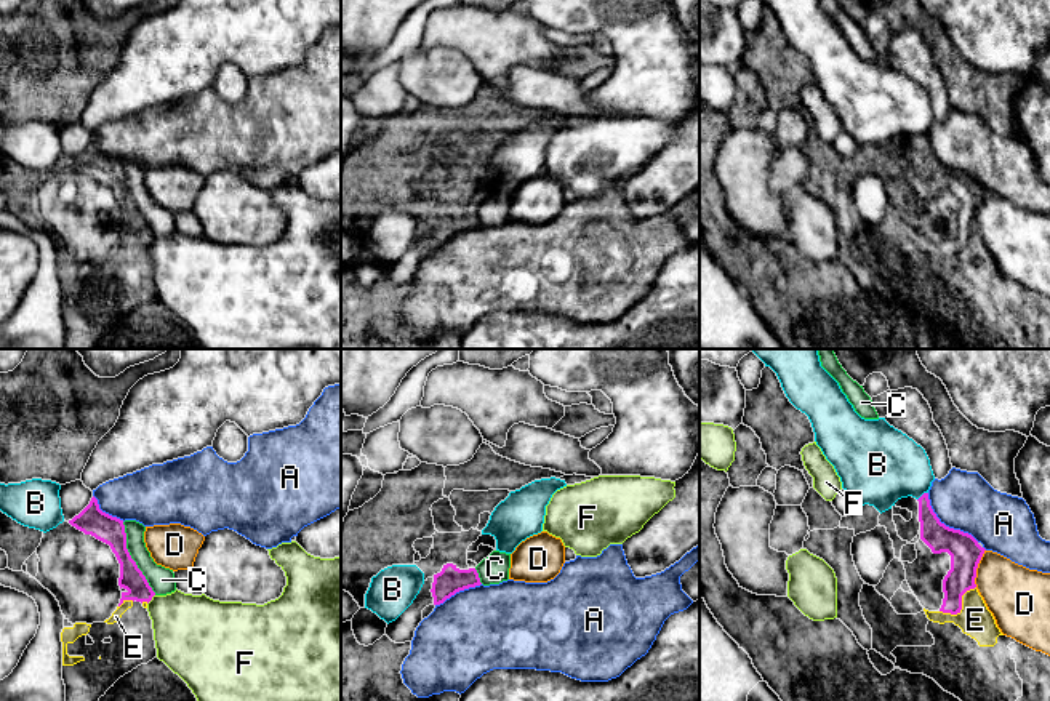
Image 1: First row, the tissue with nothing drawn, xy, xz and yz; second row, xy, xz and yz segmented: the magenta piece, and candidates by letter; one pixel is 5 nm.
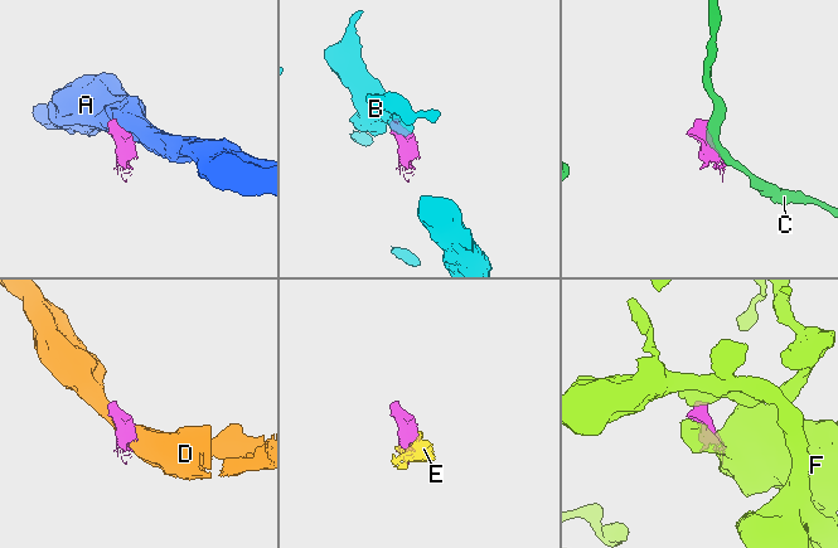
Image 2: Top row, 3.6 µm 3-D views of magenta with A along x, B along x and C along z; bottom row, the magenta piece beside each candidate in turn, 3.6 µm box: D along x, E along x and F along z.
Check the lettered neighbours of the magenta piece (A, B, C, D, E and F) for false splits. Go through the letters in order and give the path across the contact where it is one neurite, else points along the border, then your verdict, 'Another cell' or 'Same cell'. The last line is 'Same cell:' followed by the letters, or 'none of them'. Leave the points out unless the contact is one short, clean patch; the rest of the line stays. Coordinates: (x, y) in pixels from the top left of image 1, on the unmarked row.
A: Boundary: yz (927, 135), (929, 146), (941, 164), (970, 175), (978, 183). Another cell
B: Boundary: yz (927, 133), (917, 141). Another cell
C: Another cell
D: Another cell
E: Same cell
F: Boundary: xy (154, 236), (148, 245). Another cell
Same cell: E

